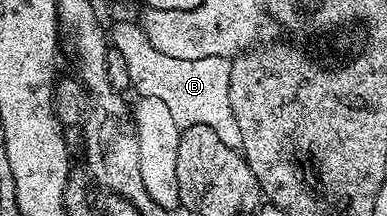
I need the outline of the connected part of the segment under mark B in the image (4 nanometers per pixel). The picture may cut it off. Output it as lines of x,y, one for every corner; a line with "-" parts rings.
119,22
109,36
114,49
119,50
125,59
126,68
129,69
130,87
136,89
140,97
164,101
180,129
193,124
205,124
213,128
225,144
235,149
242,147
241,130
234,119
229,101
230,59
206,57
189,61
168,56
158,52
157,48
149,43
138,23

